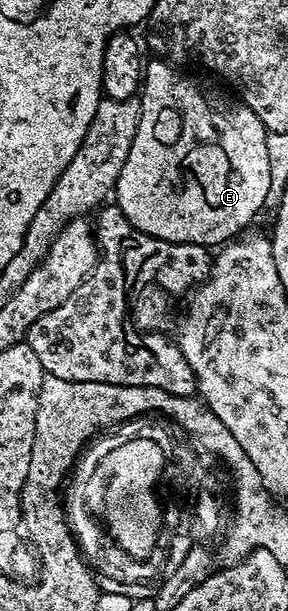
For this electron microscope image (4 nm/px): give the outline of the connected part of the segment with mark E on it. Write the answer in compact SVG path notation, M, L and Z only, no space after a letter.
M154 58L144 68L140 89L140 126L132 138L128 158L118 175L118 208L145 236L155 236L177 244L225 245L254 220L272 193L268 166L266 127L247 104L217 100L209 96L190 76L181 76L173 63Z

